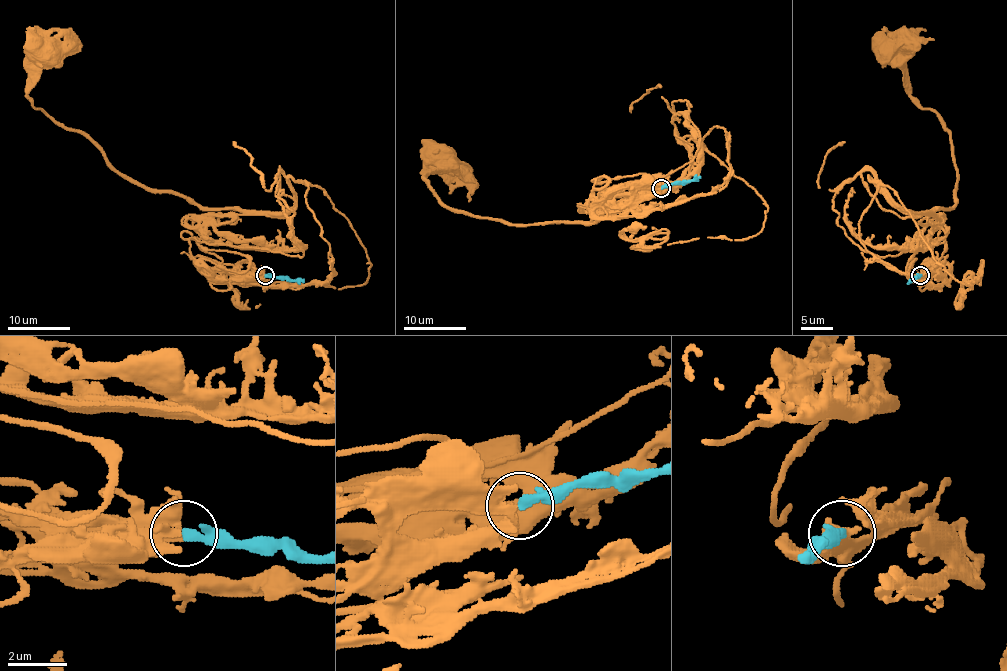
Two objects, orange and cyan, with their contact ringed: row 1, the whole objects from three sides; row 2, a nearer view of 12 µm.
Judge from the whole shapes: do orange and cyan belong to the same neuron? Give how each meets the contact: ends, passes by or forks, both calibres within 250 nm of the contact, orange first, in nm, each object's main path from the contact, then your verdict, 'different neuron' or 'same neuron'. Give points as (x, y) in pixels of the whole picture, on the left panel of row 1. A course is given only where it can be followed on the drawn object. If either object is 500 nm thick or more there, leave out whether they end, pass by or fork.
orange passes by; cyan ends there; 240 nm thick on the orange side, 340 nm on the other; orange runs (264, 275), (199, 244), (203, 224), (236, 210), (147, 191), (38, 110), (27, 94), (42, 47); cyan runs (264, 275), (303, 278); different neuron

